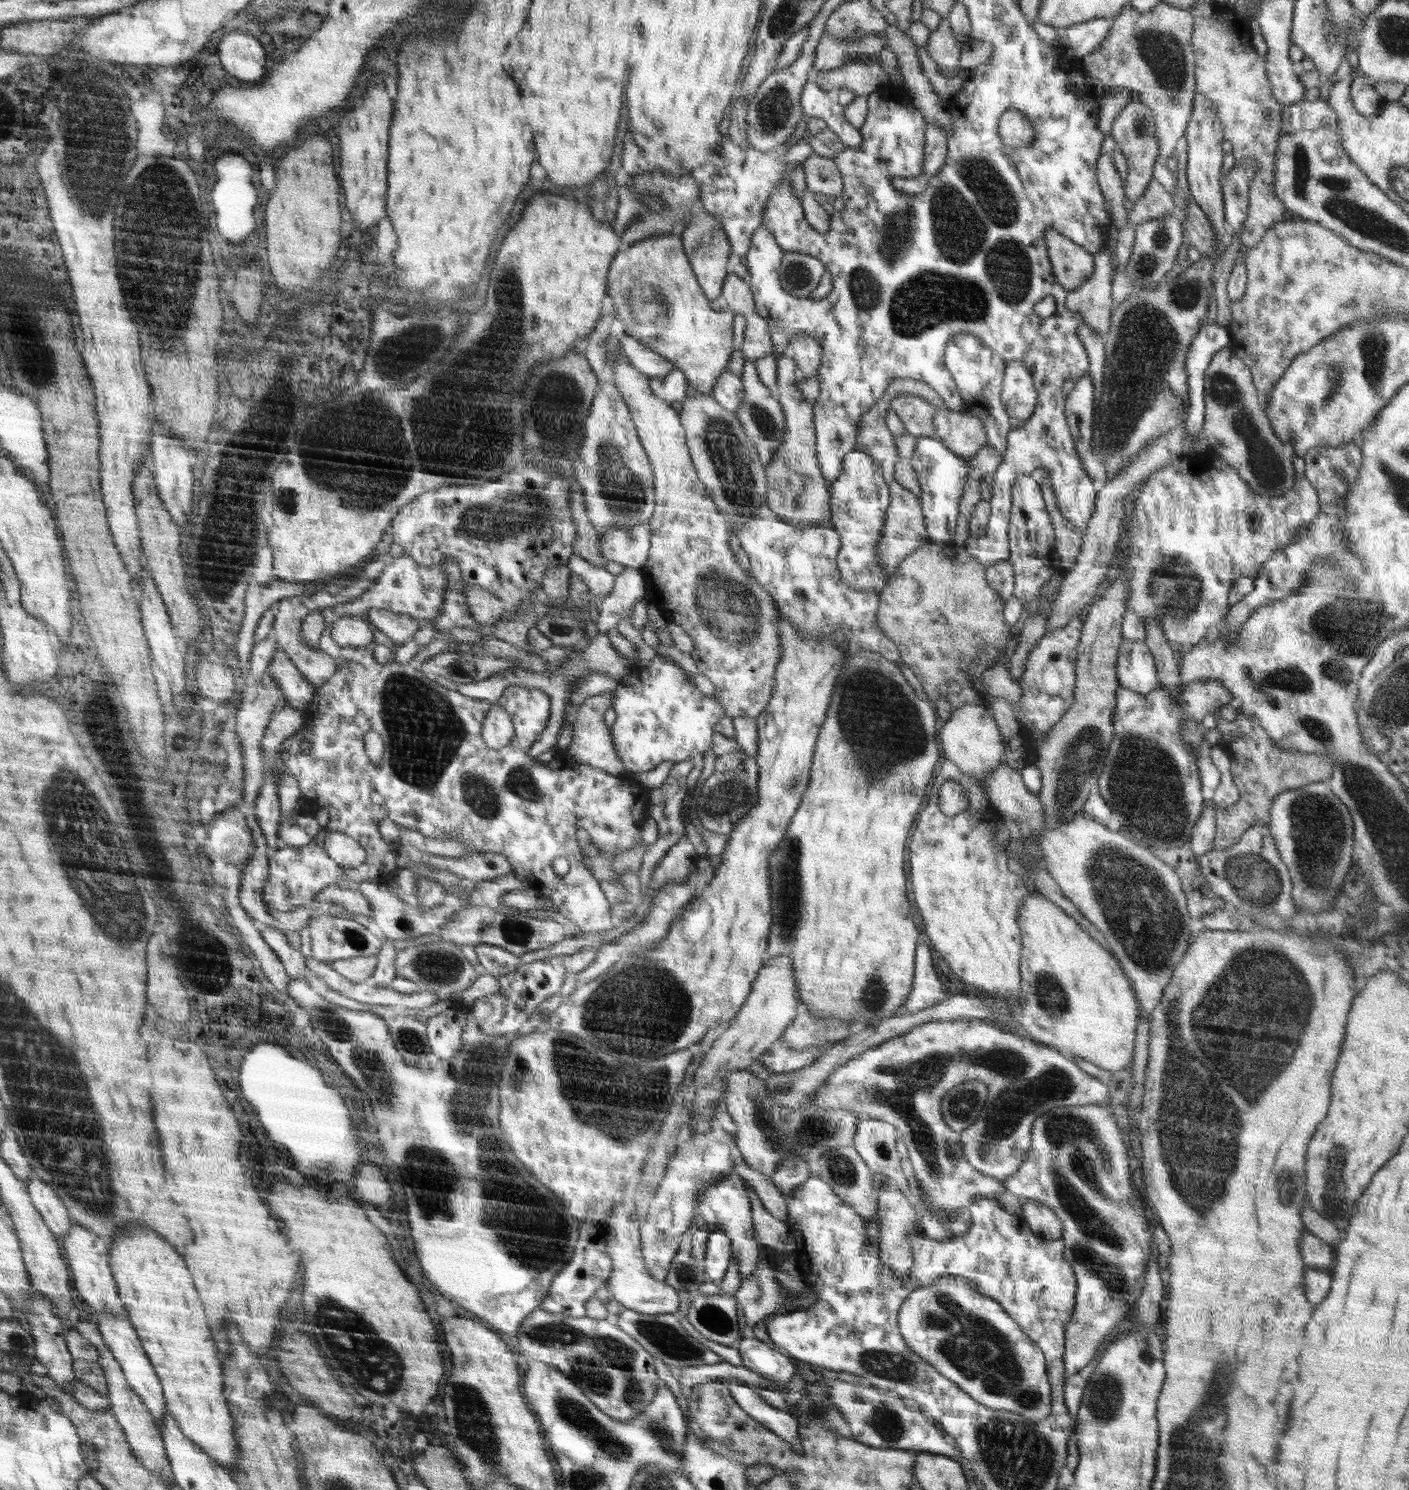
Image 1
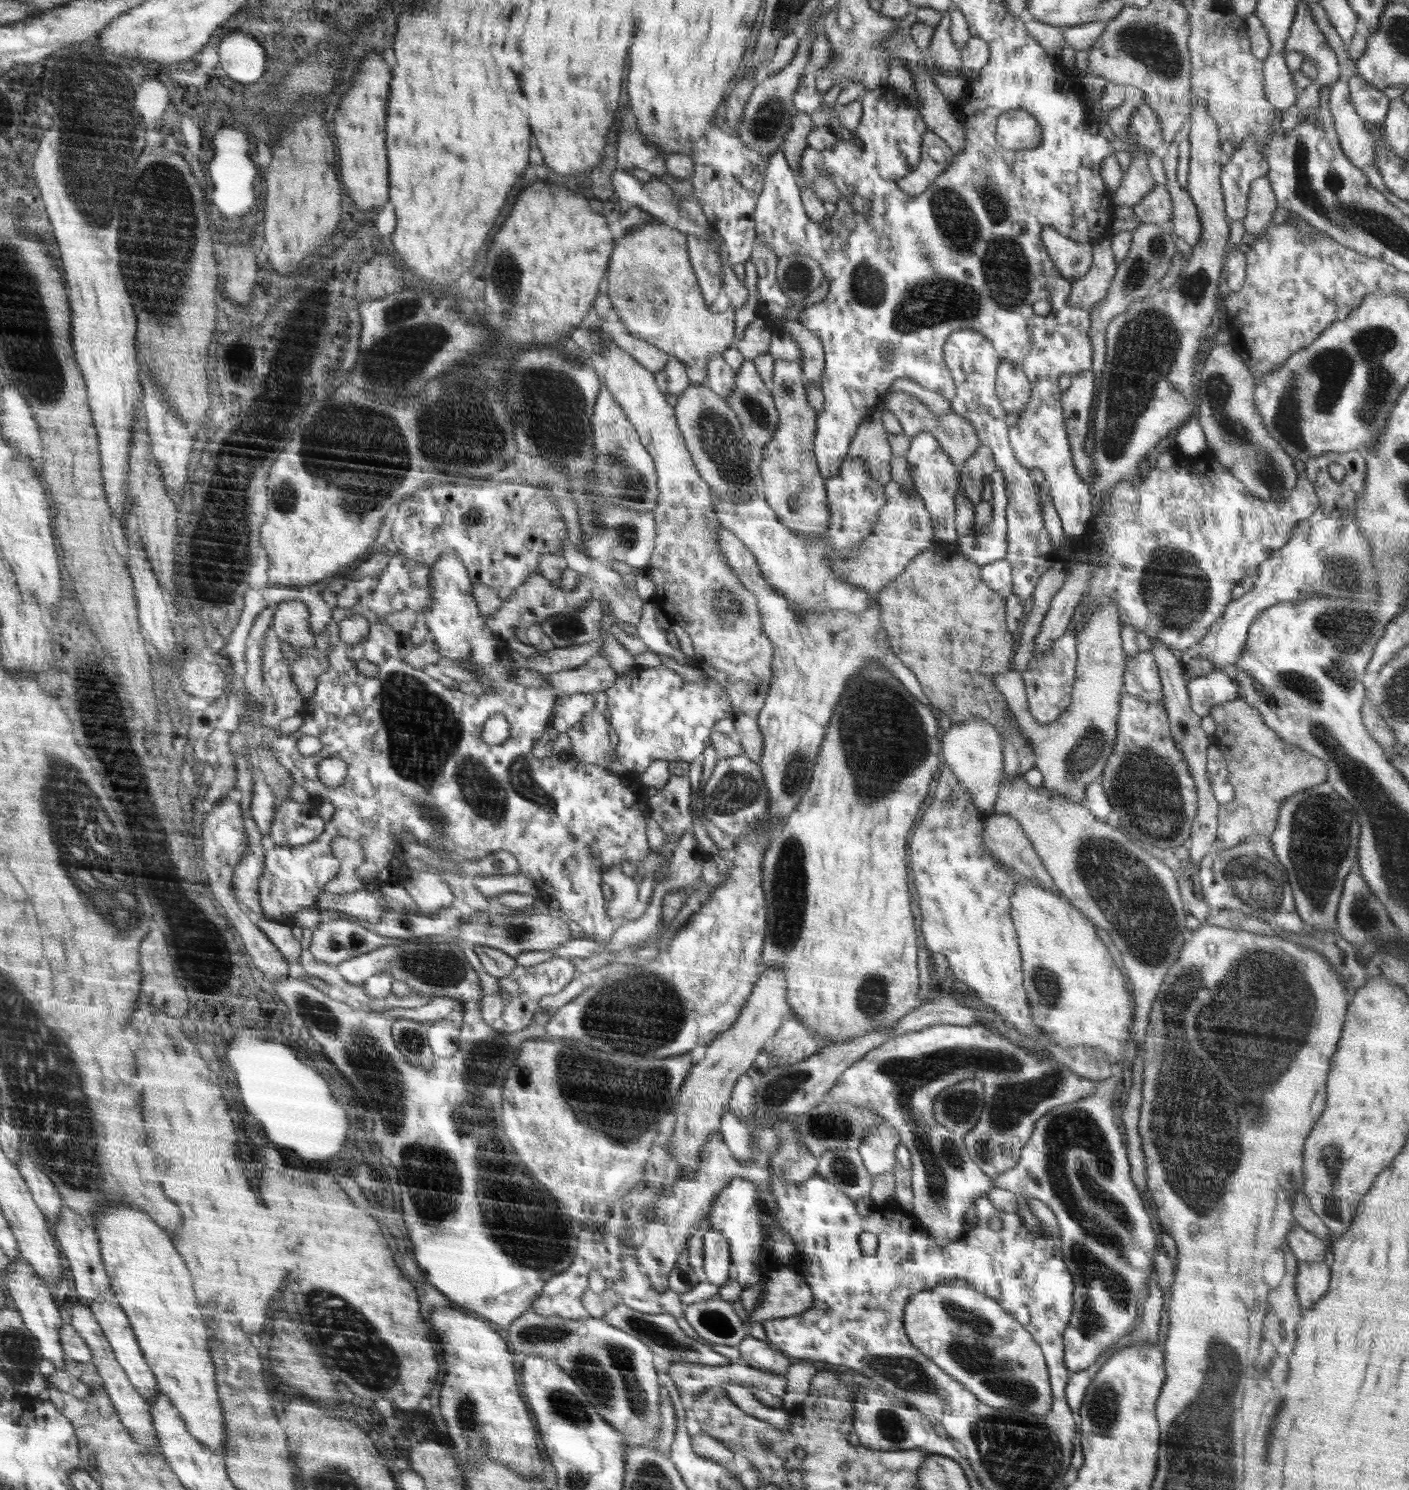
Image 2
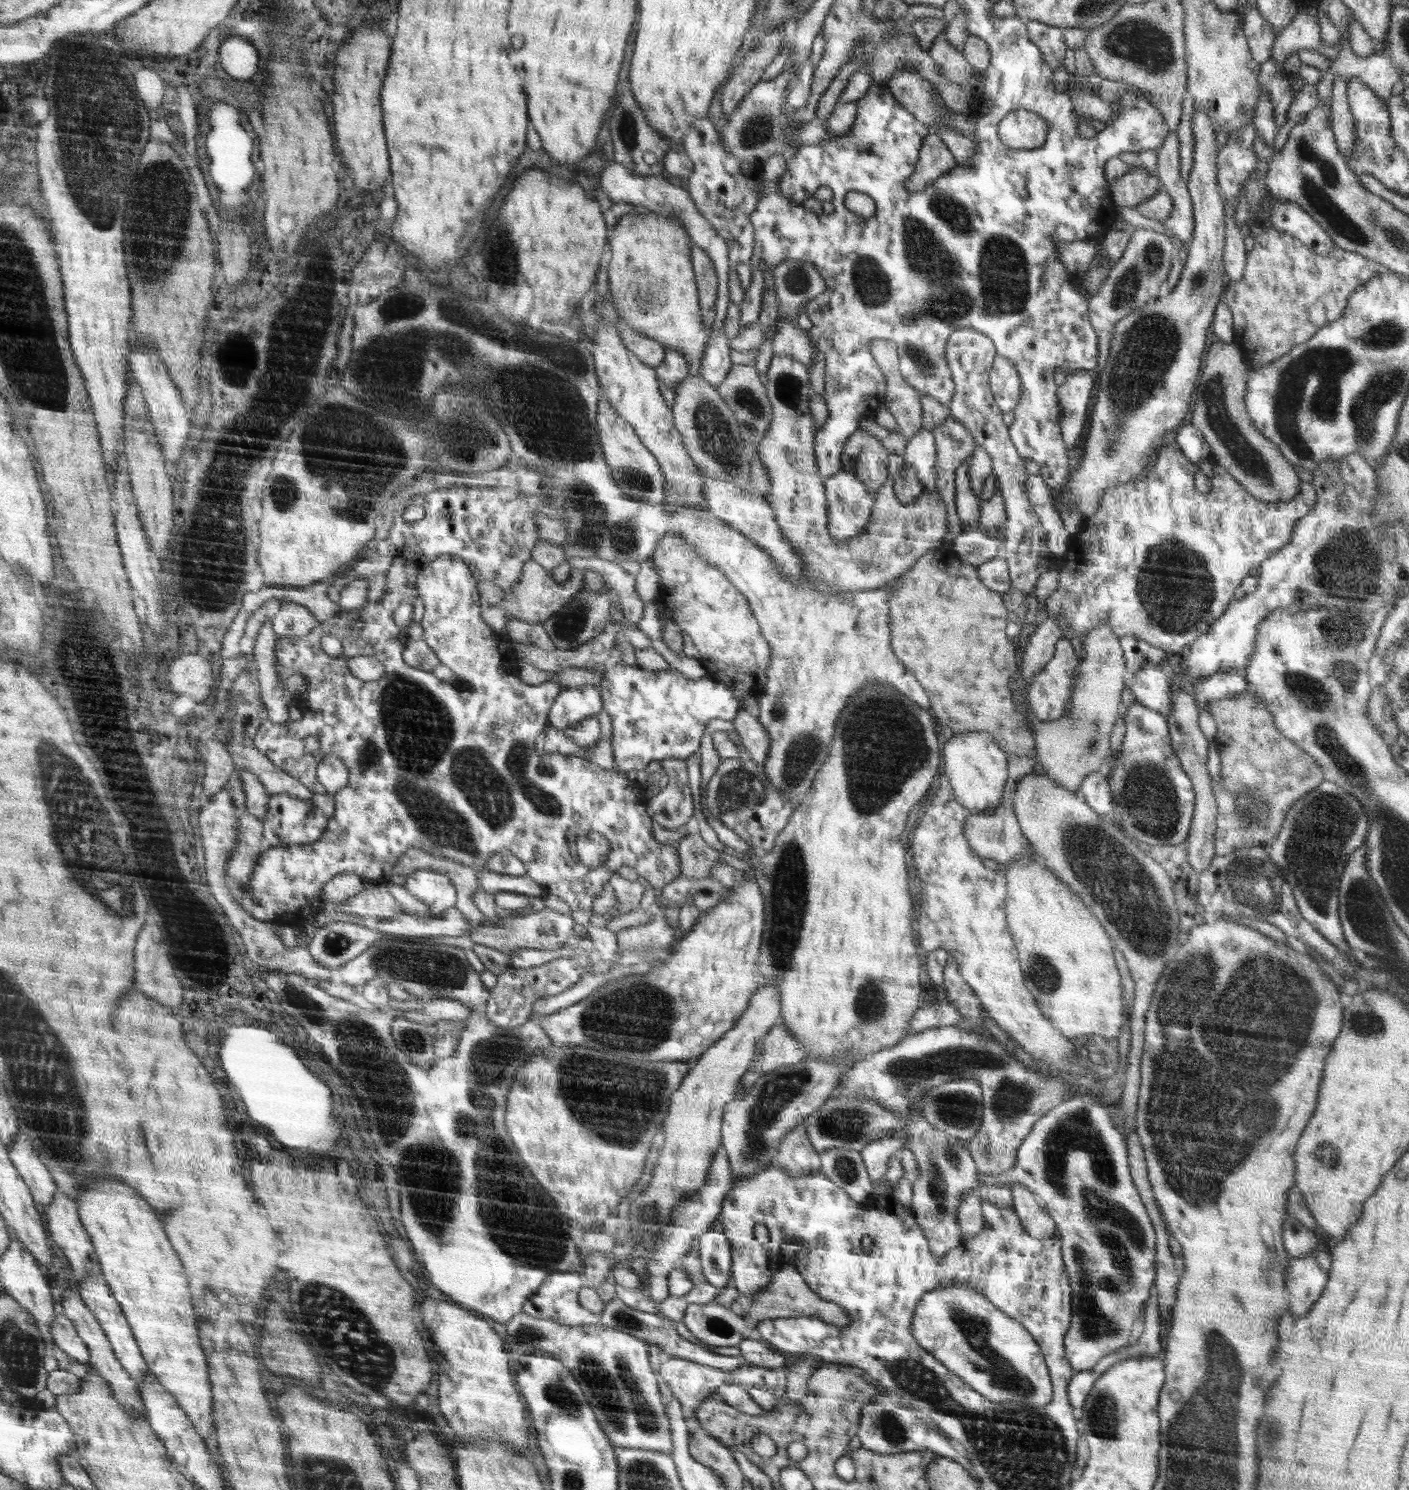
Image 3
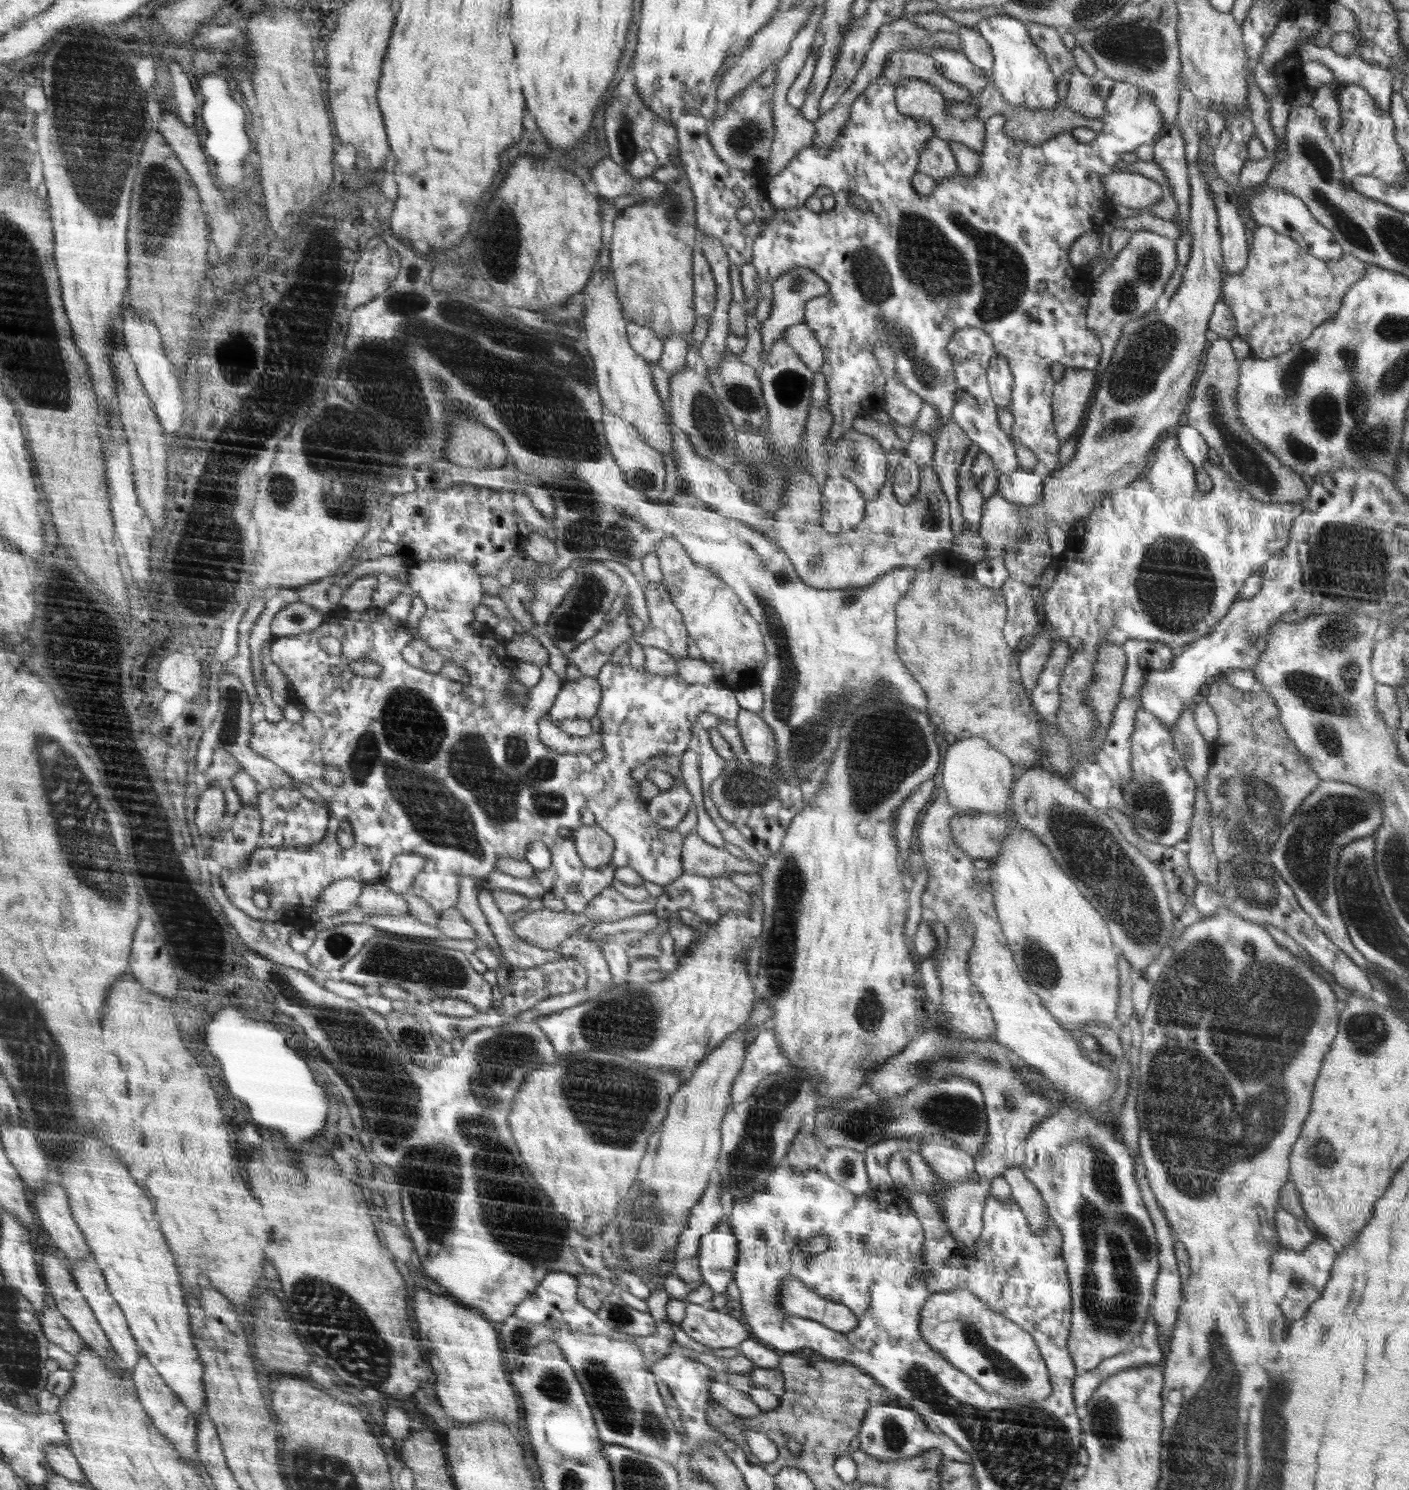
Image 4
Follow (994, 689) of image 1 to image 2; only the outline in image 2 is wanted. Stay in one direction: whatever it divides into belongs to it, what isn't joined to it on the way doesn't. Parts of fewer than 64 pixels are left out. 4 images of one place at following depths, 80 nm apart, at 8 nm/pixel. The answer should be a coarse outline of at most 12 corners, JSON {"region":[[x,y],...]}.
{"region":[[1116,602],[1078,632],[1068,708],[1028,710],[994,674],[1052,795],[1080,803],[1117,737],[1127,658]]}

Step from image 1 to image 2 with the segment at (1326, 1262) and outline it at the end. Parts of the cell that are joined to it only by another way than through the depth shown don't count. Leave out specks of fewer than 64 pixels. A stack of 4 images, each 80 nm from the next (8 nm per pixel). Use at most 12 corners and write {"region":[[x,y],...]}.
{"region":[[1298,1223],[1286,1240],[1299,1261],[1324,1261],[1328,1243]]}

